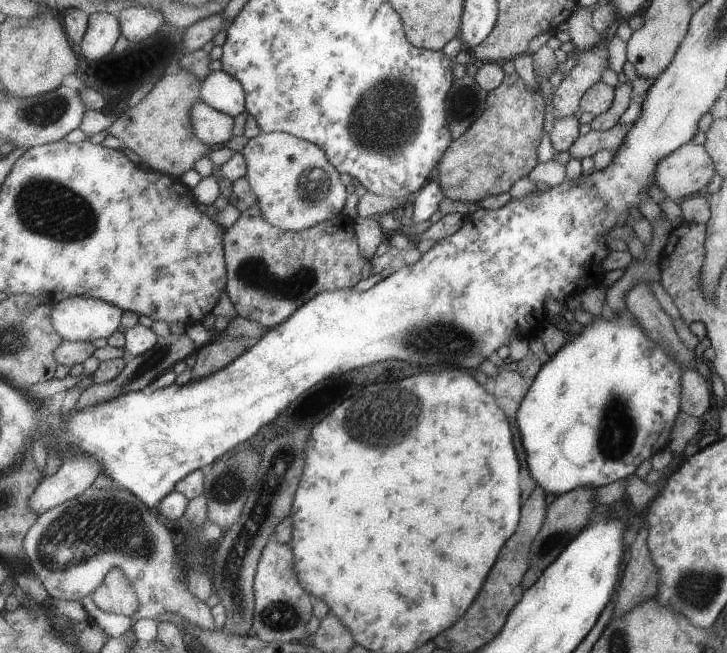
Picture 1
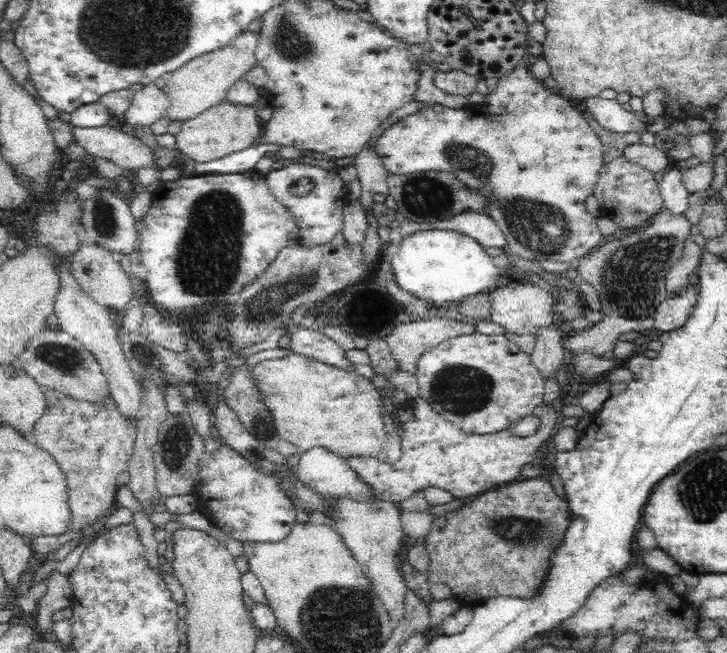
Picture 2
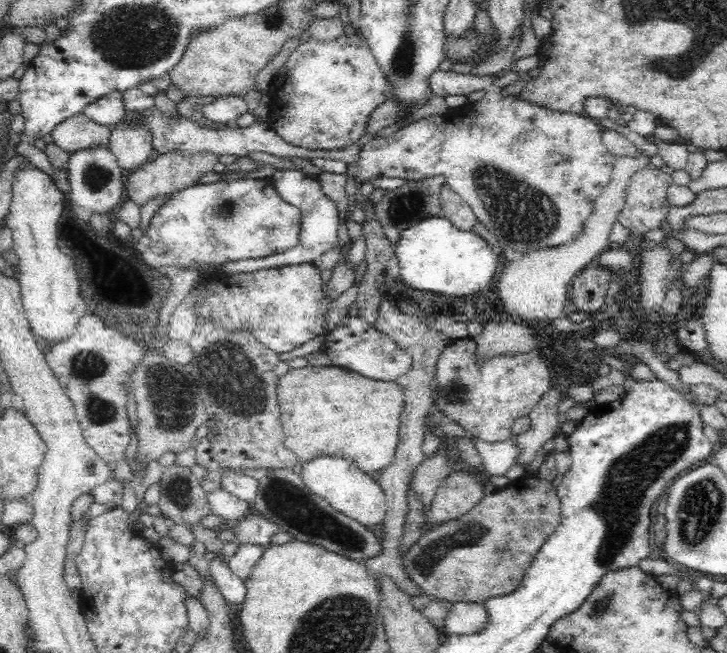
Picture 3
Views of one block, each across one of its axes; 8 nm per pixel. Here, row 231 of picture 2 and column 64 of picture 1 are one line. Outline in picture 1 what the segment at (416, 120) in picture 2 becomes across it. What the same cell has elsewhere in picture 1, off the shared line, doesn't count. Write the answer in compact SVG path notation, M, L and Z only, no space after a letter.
M91 486L86 492L58 504L56 508L50 508L38 517L32 525L27 538L24 541L24 552L30 559L29 568L36 578L46 588L49 598L60 600L80 600L87 597L103 584L107 574L115 568L123 570L124 574L139 592L138 618L156 618L165 612L174 612L187 618L191 623L198 625L210 632L218 631L215 616L211 614L211 608L196 598L191 590L188 590L186 582L182 580L183 567L176 556L176 546L172 532L158 520L158 511L142 502L135 494L116 487L100 490Z

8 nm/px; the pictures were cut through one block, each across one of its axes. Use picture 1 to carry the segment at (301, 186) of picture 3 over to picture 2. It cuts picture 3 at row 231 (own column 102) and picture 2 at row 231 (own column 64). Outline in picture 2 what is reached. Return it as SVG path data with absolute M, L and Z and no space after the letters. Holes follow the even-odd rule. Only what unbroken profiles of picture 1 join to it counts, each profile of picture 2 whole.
M288 164L272 170L265 176L270 192L276 200L282 203L295 218L299 226L299 238L305 246L322 246L323 243L330 242L338 232L341 232L343 225L343 204L347 199L345 182L332 171L322 169L322 167L309 164ZM308 178L314 182L314 186L304 196L292 195L290 190L302 180Z

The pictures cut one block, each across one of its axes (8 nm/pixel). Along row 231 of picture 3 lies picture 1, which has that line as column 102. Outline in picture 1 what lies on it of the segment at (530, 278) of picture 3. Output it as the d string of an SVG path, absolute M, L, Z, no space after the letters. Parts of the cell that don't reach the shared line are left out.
M120 568L107 574L102 585L90 594L94 604L104 612L134 617L139 608L139 592Z

